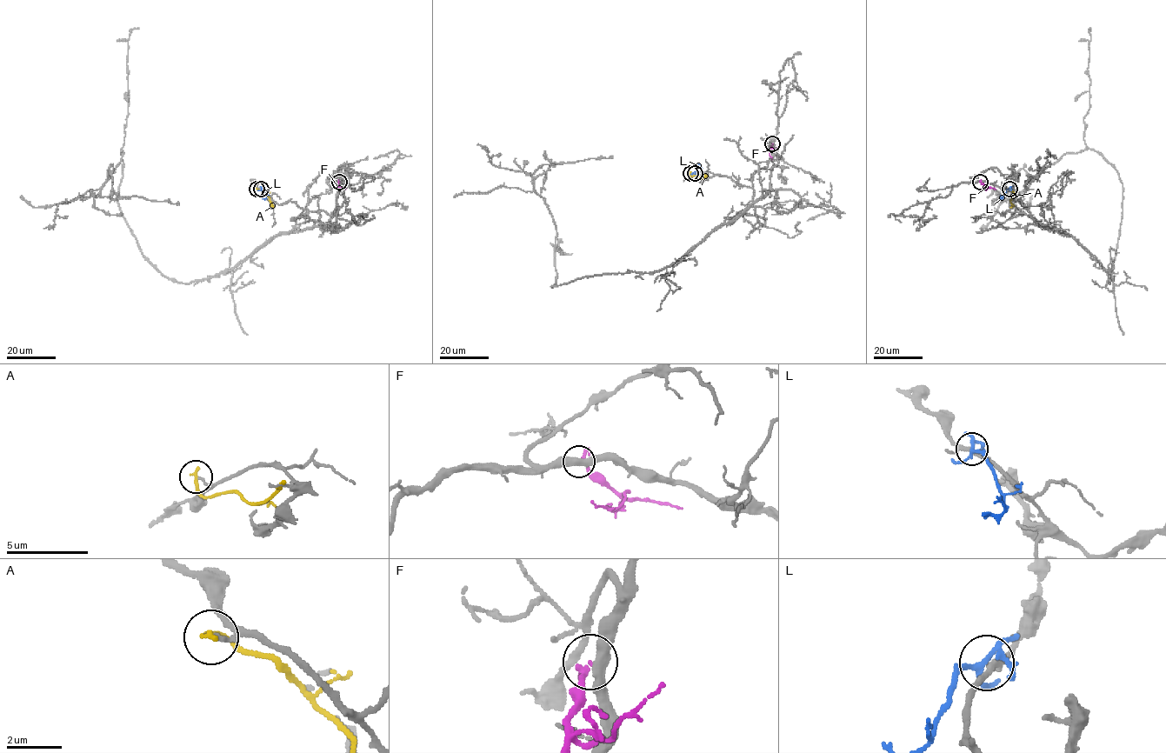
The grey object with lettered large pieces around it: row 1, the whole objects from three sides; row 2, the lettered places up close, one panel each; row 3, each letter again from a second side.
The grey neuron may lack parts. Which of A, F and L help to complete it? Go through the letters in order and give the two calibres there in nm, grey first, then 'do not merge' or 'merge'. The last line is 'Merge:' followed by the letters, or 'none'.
A: 130/240 nm | do not merge
F: 420/280 nm | do not merge
L: 170/170 nm | do not merge
Merge: none

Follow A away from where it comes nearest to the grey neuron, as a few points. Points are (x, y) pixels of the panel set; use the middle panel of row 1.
A: (689, 173), (698, 177), (707, 174)

